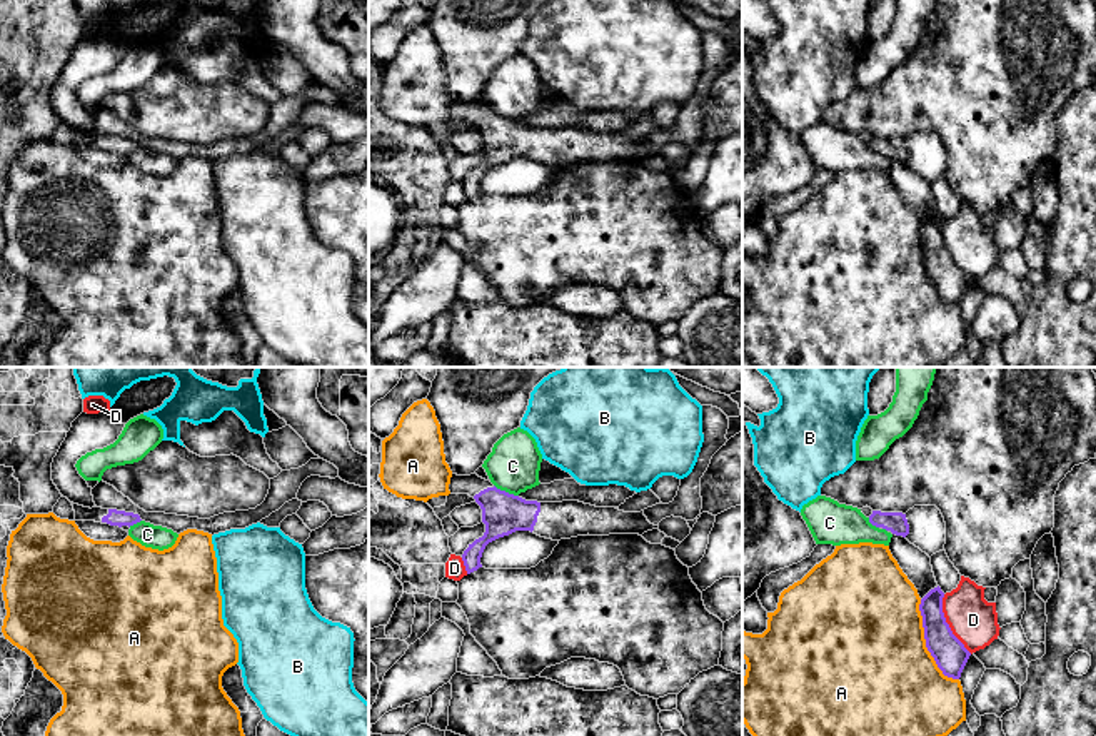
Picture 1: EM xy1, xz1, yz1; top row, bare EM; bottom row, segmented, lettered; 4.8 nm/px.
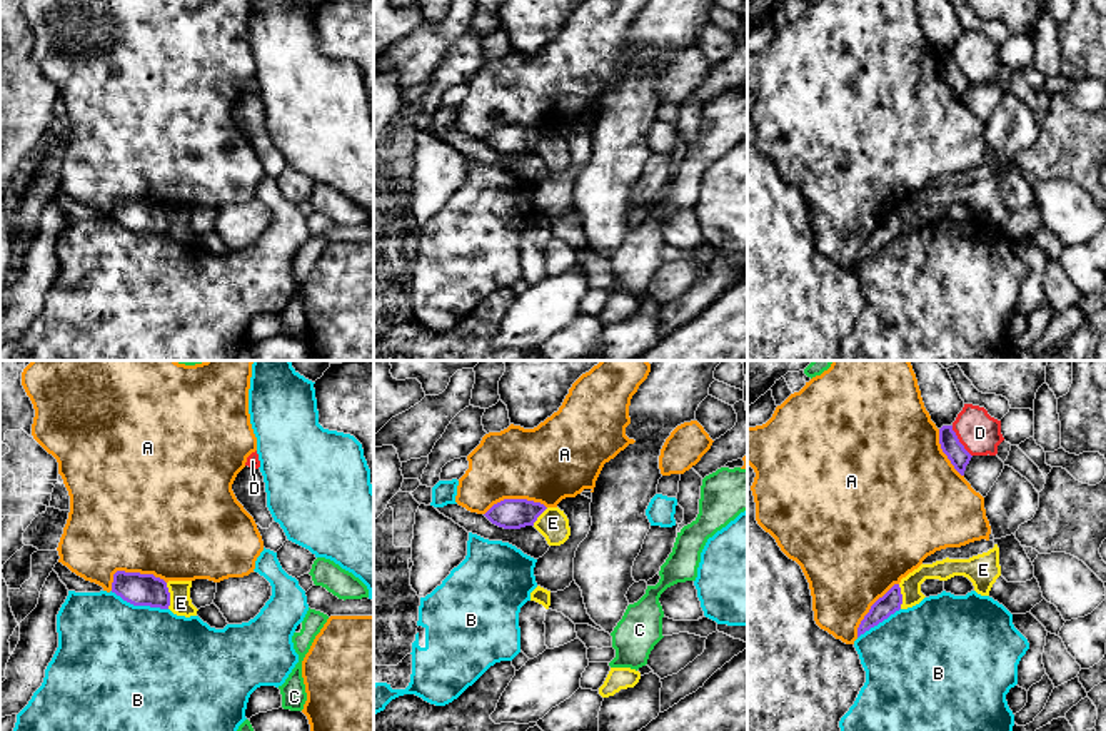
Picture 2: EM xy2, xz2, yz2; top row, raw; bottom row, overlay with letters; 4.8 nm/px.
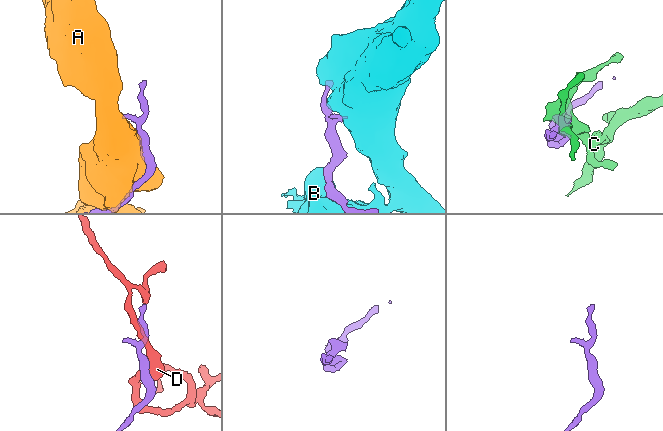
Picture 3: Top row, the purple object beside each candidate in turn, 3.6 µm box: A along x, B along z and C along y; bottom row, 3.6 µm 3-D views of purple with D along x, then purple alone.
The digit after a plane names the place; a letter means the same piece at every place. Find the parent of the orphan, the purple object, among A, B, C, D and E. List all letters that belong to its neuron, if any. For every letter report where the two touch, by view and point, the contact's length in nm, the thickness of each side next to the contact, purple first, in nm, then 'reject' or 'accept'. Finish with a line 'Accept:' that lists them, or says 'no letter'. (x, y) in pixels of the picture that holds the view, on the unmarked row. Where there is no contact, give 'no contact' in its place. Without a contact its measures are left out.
A: yz1 (926, 271) | 440 nm | 160/500 nm | reject
B: xy2 (139, 231) | 300 nm | 160/500 nm | reject
C: xz1 (504, 117) | 130 nm | 200/260 nm | reject
D: yz1 (948, 251) | 320 nm | 160/220 nm | reject
E: xy2 (169, 222) | 130 nm | 160/110 nm | reject
Accept: no letter

